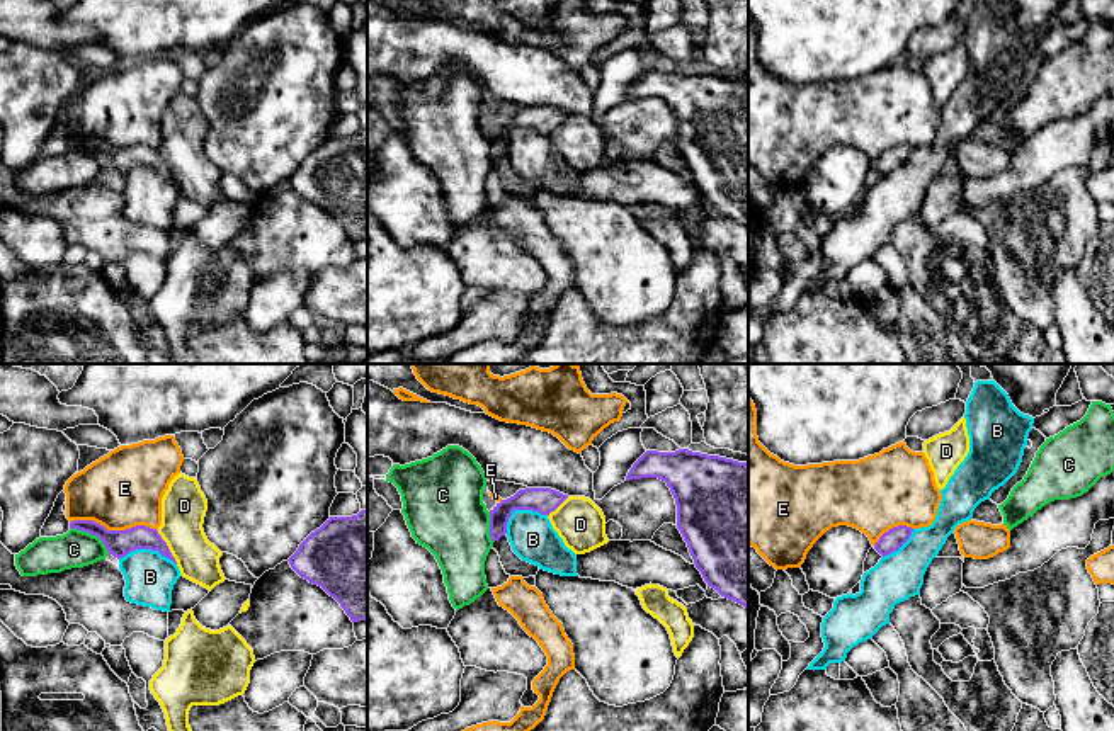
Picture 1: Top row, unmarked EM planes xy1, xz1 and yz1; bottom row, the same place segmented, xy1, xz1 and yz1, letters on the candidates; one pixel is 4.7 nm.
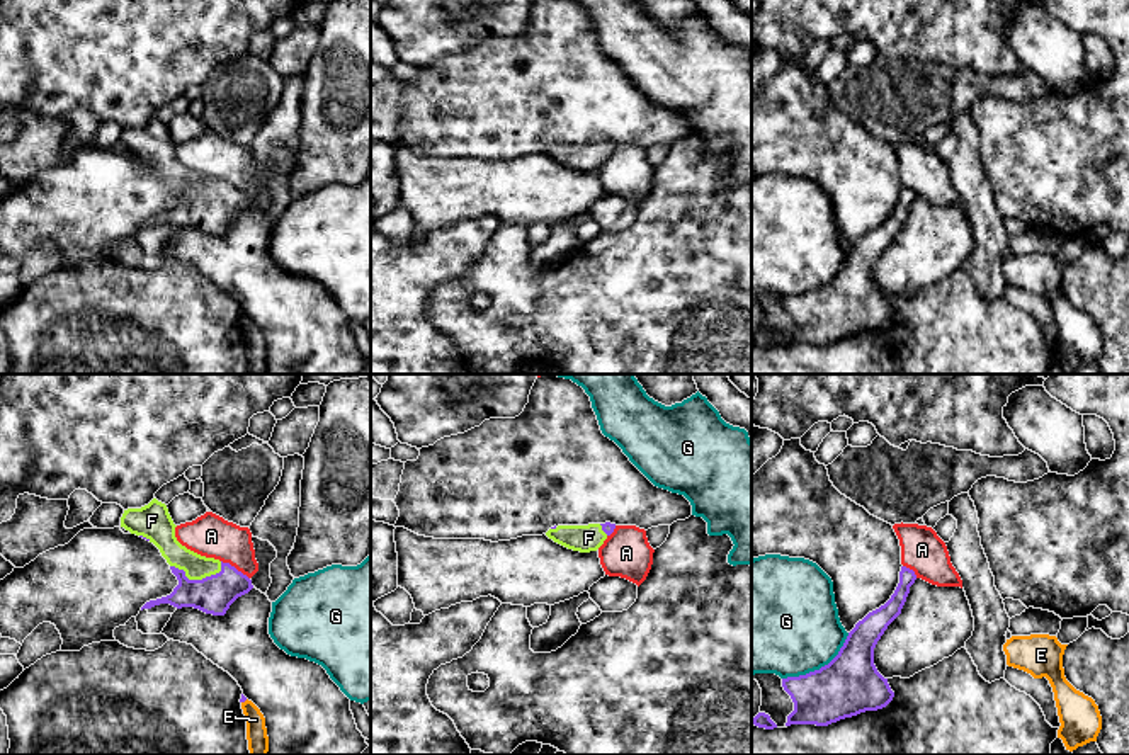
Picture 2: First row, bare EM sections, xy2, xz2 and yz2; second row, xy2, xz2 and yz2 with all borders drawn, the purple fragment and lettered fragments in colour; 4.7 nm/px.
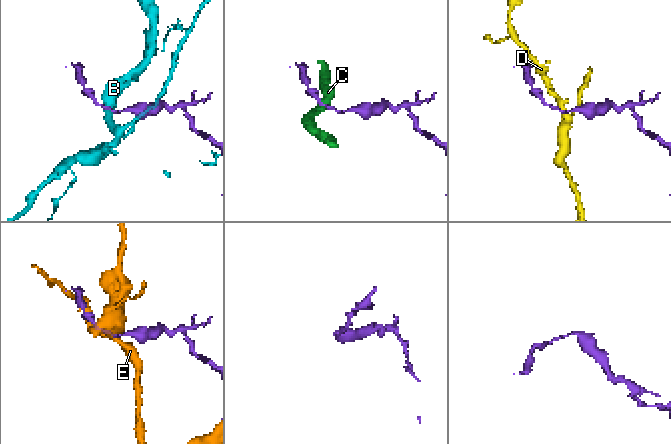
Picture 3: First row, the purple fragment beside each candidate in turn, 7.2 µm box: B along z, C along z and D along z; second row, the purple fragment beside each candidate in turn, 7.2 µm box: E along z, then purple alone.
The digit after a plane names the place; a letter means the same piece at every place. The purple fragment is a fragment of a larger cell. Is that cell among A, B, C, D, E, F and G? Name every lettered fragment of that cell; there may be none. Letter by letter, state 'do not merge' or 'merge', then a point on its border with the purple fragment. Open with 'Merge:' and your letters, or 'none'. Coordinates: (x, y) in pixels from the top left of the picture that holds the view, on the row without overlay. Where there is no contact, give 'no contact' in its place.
Merge: F
A: do not merge; contact xy2 (233, 186)
B: do not merge; contact xy1 (148, 167)
C: do not merge; contact xy1 (92, 153)
D: do not merge; contact xy1 (167, 165)
E: do not merge; contact xy1 (113, 150)
F: merge; contact xy2 (196, 199)
G: do not merge; contact yz2 (822, 286)

